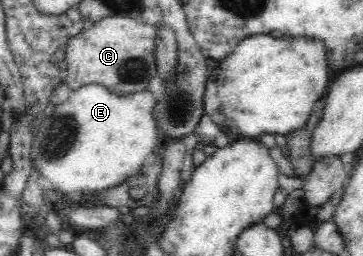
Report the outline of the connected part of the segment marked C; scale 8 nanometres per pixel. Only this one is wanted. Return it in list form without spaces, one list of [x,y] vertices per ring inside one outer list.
[[[128,16],[103,17],[88,30],[82,30],[68,41],[65,58],[68,66],[66,85],[76,90],[96,83],[116,95],[144,91],[157,75],[156,34],[157,25],[148,25]]]

